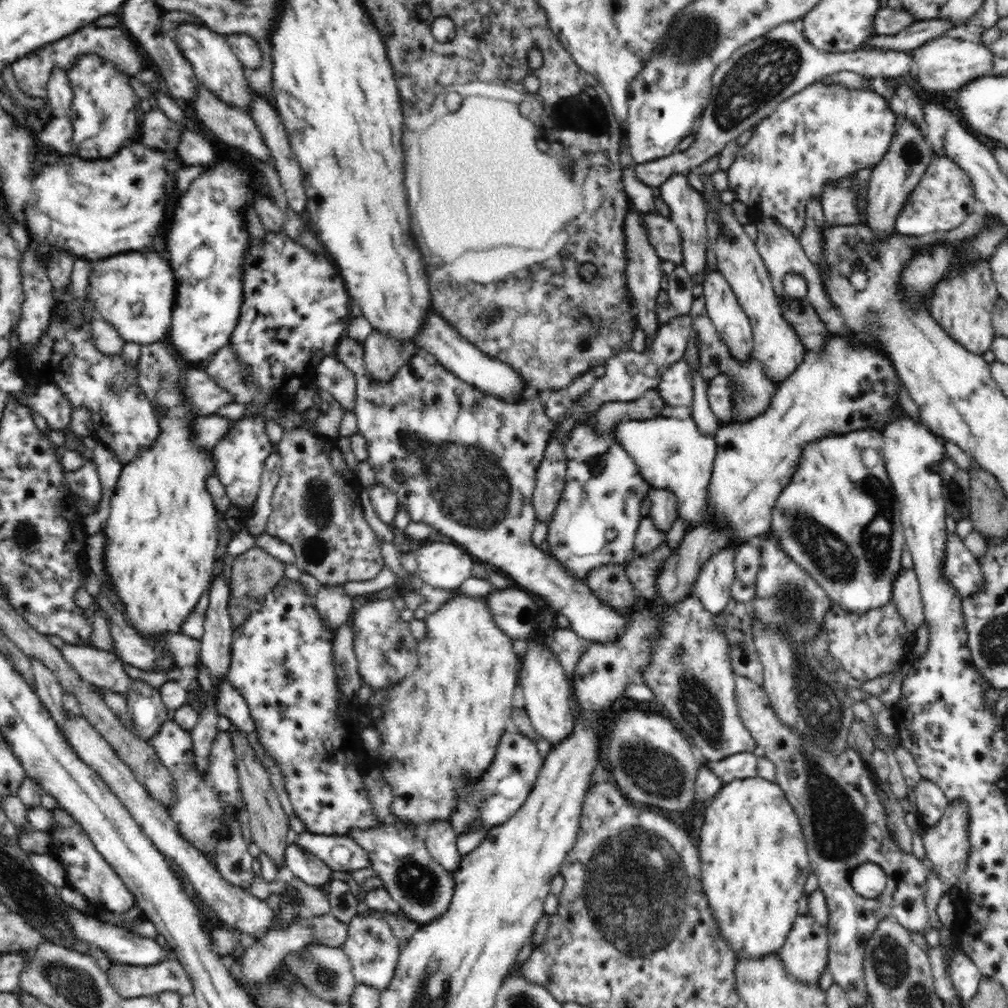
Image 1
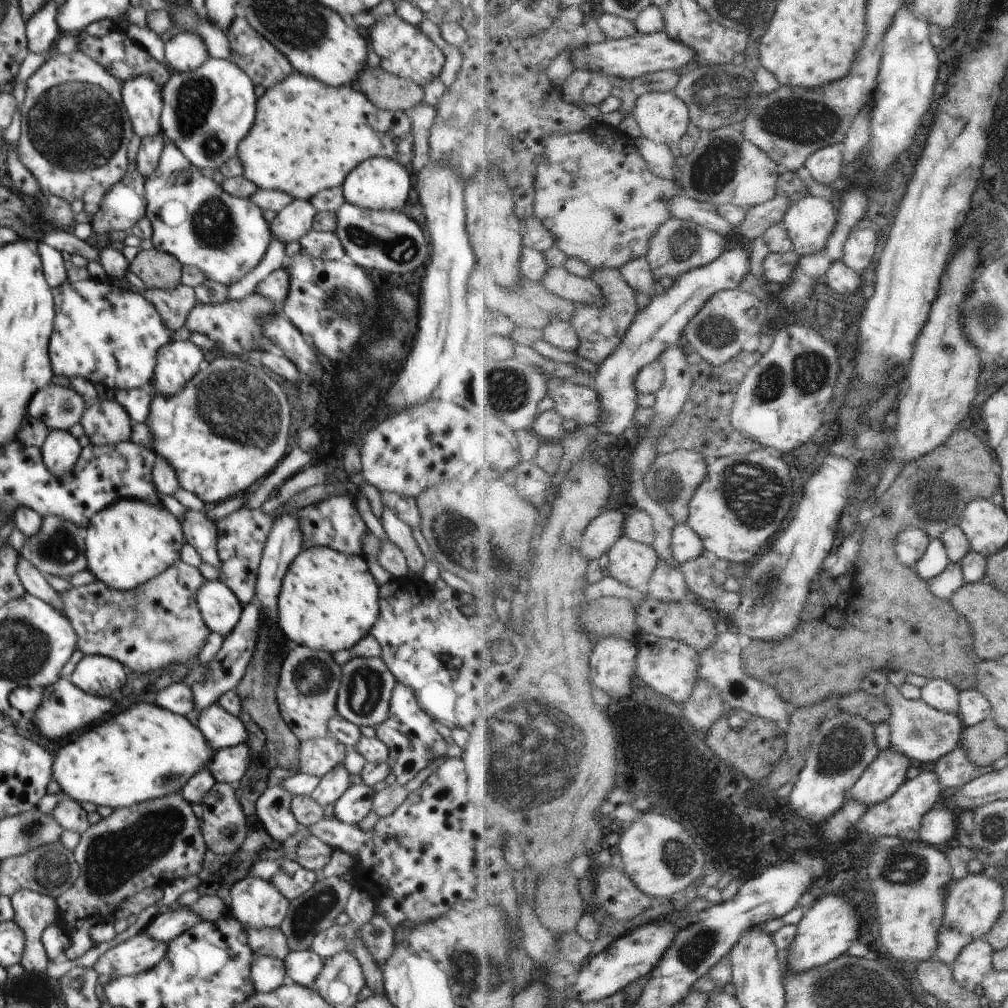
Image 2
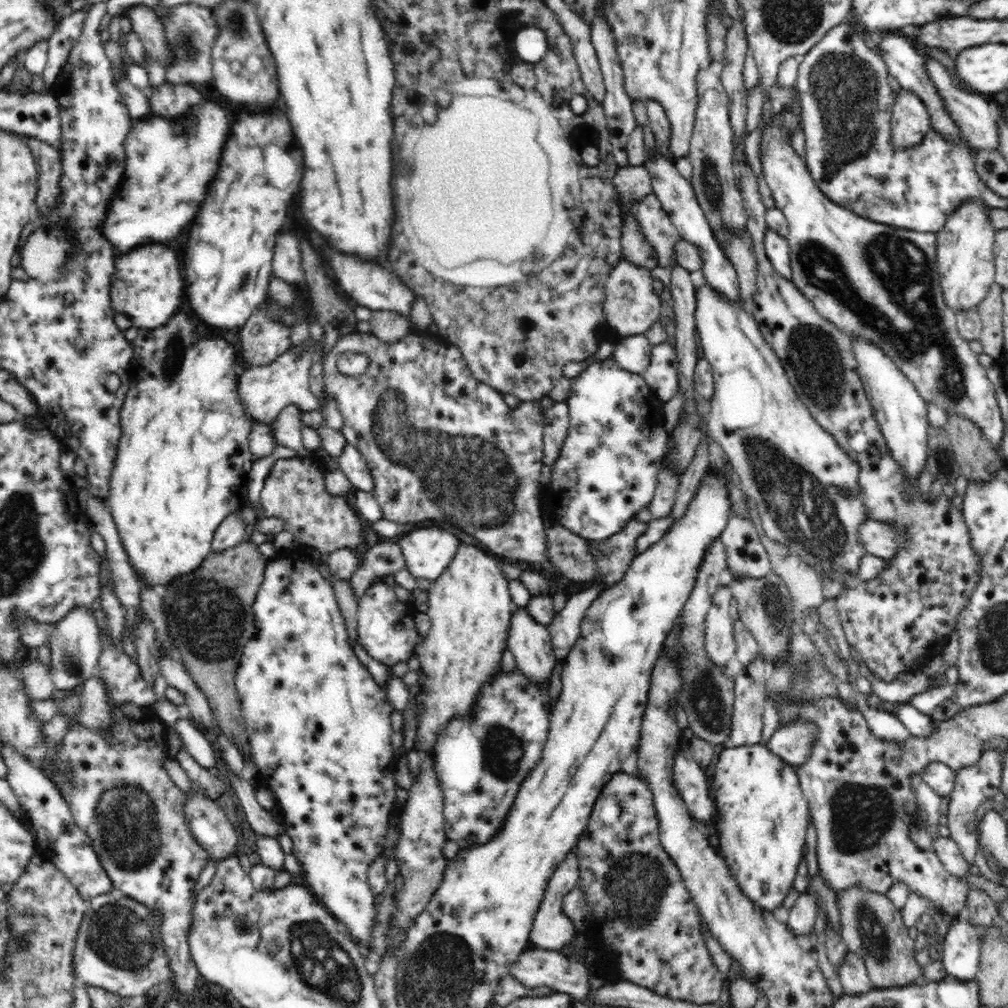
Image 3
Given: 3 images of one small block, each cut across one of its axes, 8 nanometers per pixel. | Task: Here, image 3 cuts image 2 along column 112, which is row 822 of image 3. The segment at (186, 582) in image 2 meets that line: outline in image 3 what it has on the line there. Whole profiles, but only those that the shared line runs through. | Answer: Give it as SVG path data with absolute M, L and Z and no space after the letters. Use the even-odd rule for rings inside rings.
M623 772L614 773L596 799L575 853L580 867L579 886L591 908L590 922L595 923L599 937L606 941L605 949L598 950L600 956L592 965L599 972L612 974L613 977L604 979L604 982L627 980L660 997L697 1006L719 1003L727 976L714 965L702 934L702 918L697 904L691 900L680 869L660 843L652 791L642 778ZM602 956L608 956L607 962Z

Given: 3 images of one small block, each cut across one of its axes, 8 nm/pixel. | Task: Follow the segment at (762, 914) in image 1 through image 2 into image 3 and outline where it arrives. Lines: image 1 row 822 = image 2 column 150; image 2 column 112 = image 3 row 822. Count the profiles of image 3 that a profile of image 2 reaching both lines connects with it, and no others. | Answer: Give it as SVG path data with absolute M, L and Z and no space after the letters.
M764 742L752 746L725 745L714 768L718 853L747 896L766 912L784 904L802 860L809 822L809 802L794 766L776 756Z

